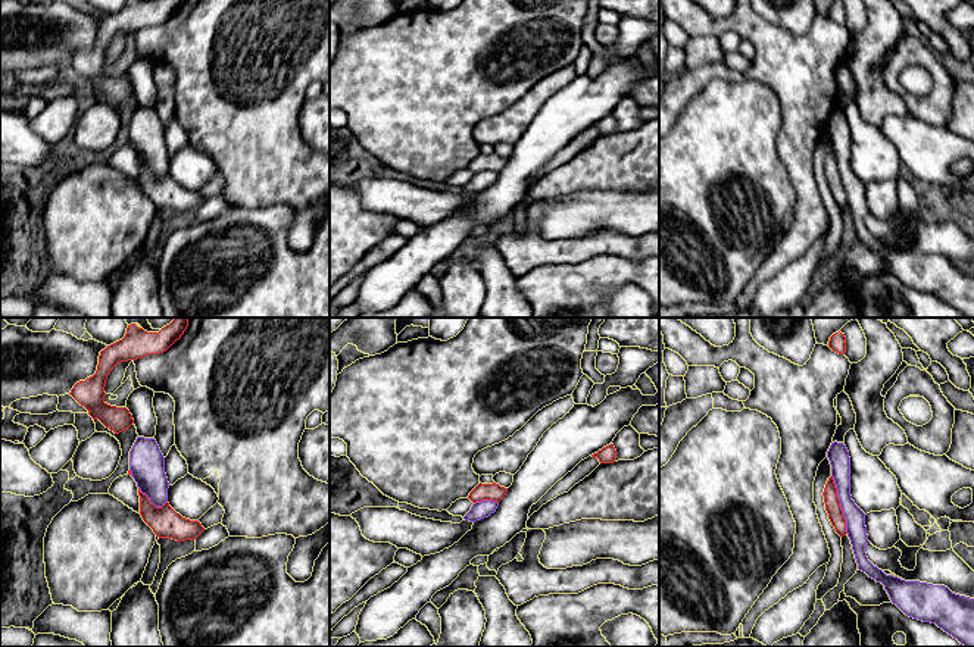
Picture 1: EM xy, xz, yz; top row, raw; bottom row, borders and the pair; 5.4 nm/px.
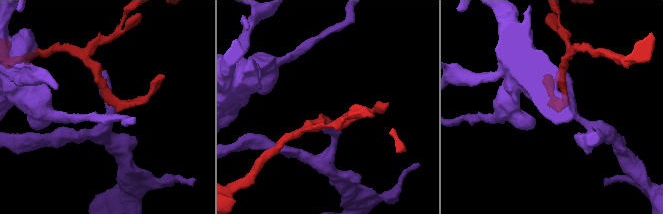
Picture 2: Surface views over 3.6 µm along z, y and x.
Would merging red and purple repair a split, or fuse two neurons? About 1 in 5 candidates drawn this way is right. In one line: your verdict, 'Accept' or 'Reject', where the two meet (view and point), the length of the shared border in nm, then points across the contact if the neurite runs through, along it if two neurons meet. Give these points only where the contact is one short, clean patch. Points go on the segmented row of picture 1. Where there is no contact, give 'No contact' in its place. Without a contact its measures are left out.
Reject. Touches red at yz (839, 505). Shared border 340 nm

